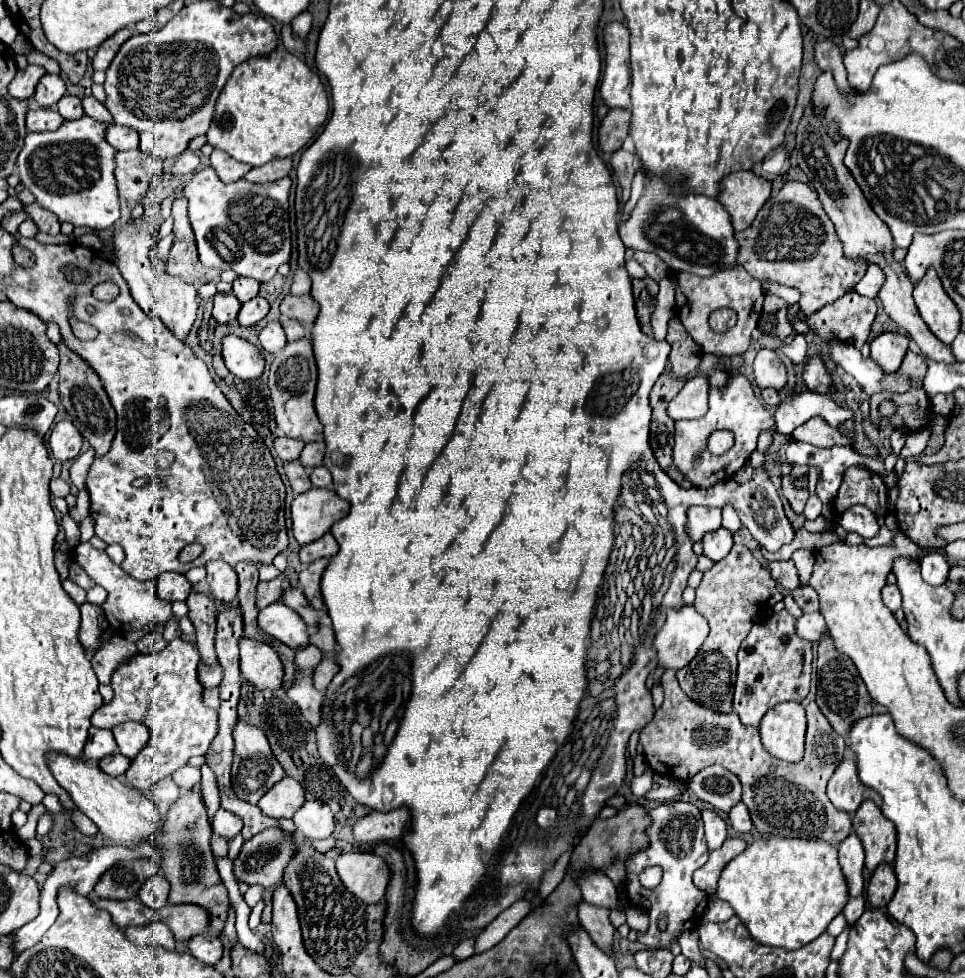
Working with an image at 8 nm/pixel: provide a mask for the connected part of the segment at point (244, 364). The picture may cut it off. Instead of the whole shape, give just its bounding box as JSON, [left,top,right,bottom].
[223,335,265,381]

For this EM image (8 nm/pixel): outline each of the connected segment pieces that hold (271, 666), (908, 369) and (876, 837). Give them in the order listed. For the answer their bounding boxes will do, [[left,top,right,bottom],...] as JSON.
[[241,639,283,689],[899,351,927,381],[853,801,897,871]]

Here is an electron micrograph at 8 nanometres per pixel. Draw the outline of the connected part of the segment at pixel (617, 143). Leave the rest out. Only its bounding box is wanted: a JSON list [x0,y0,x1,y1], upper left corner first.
[599,109,631,153]

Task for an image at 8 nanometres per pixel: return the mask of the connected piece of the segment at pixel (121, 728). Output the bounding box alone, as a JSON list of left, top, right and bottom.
[113,723,149,759]

